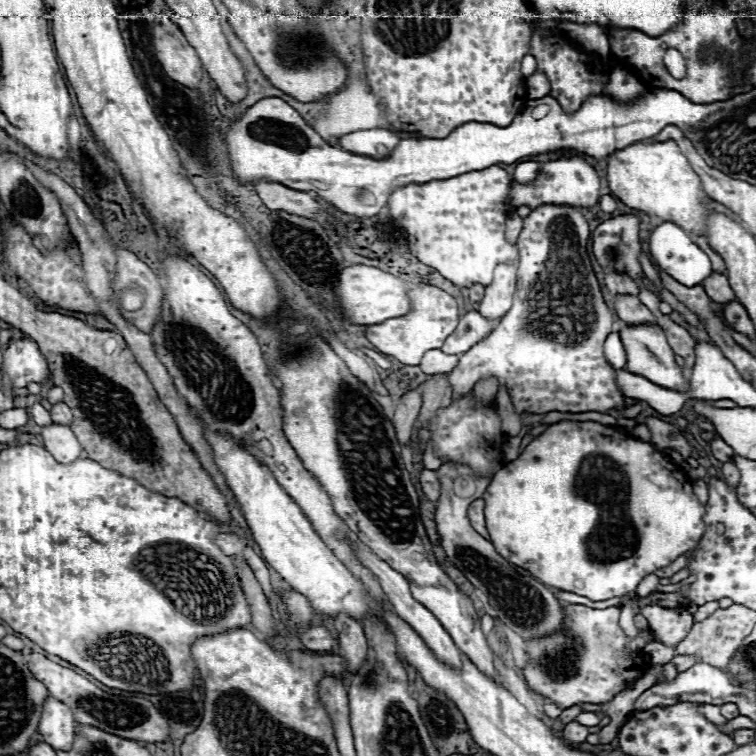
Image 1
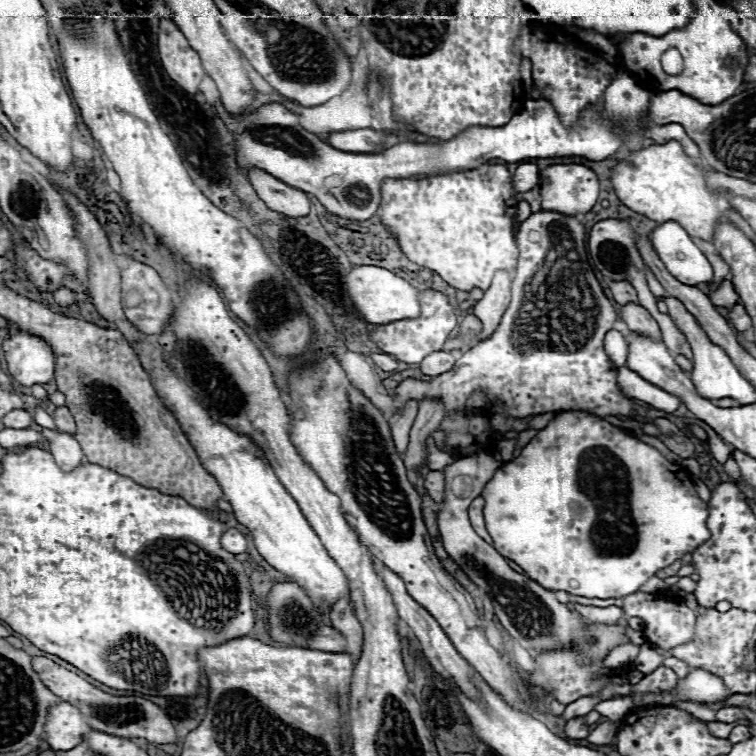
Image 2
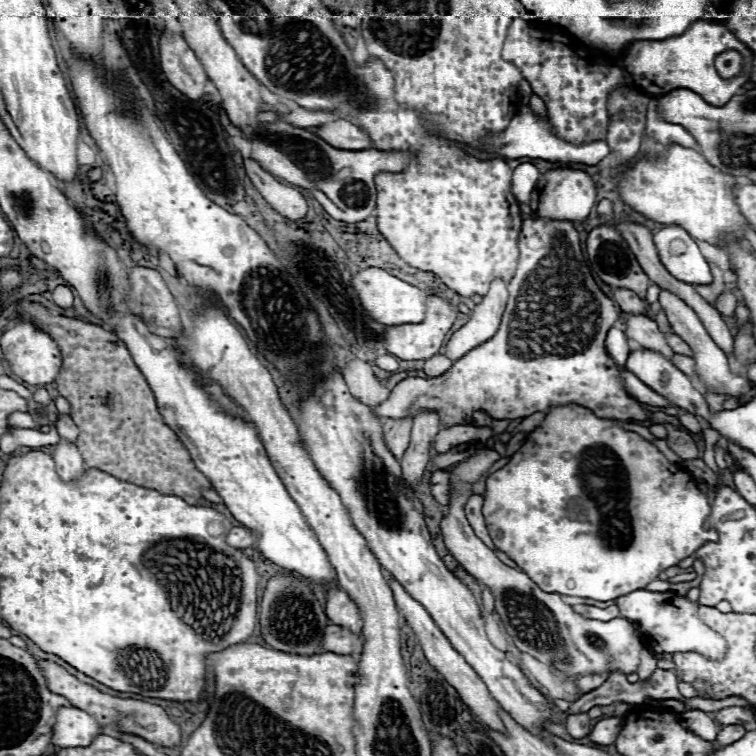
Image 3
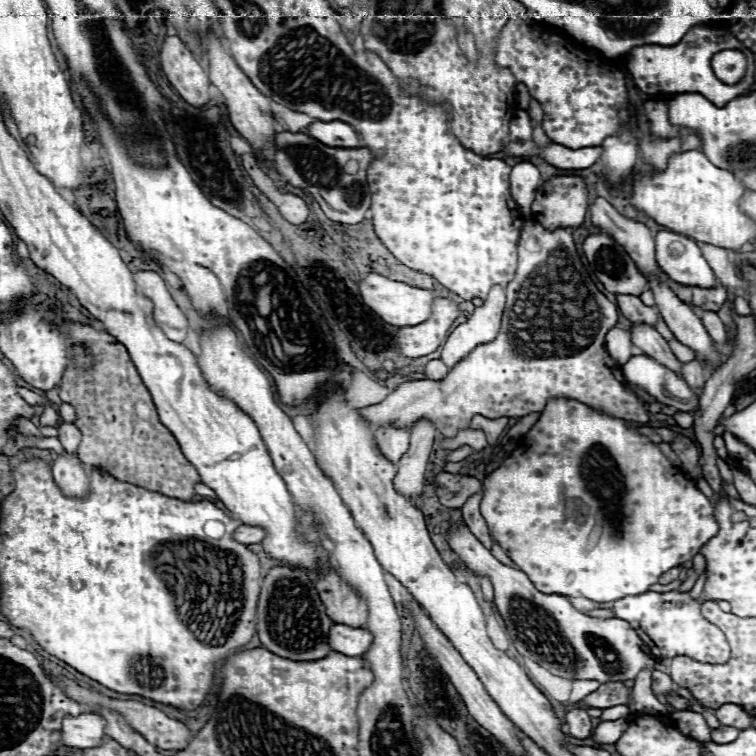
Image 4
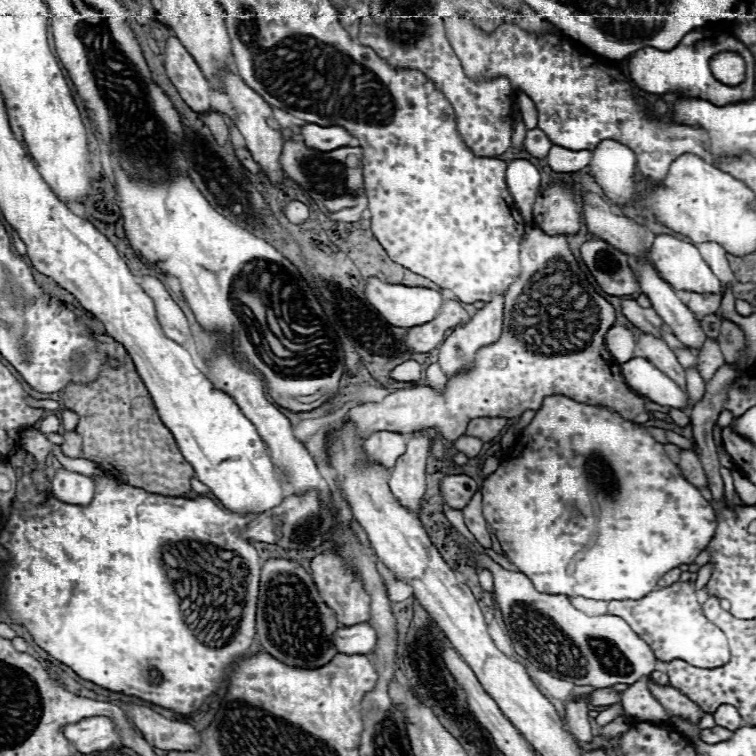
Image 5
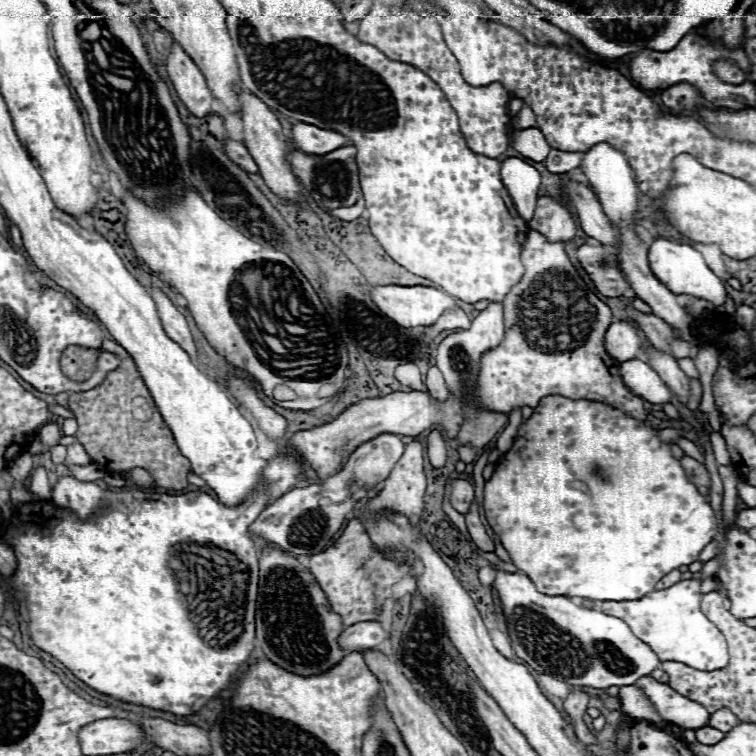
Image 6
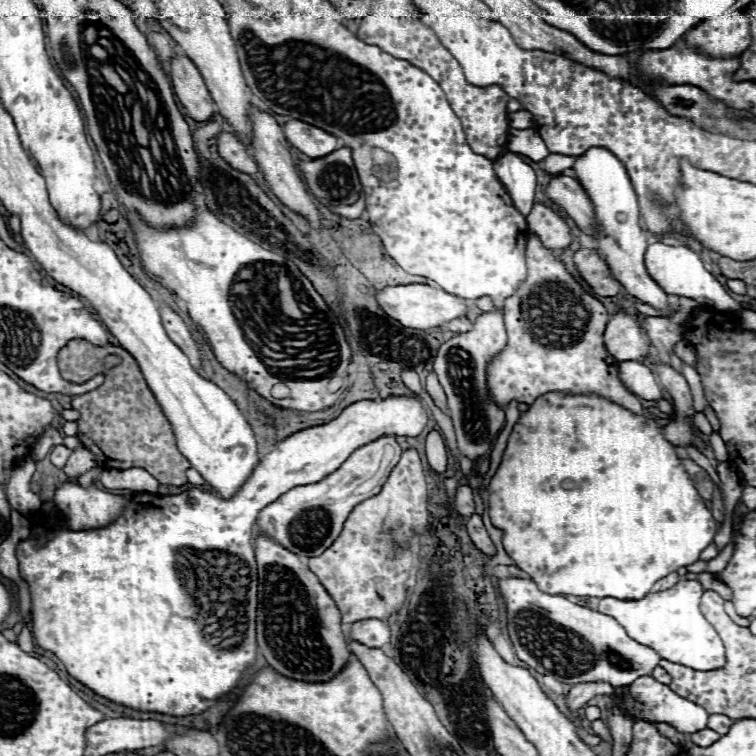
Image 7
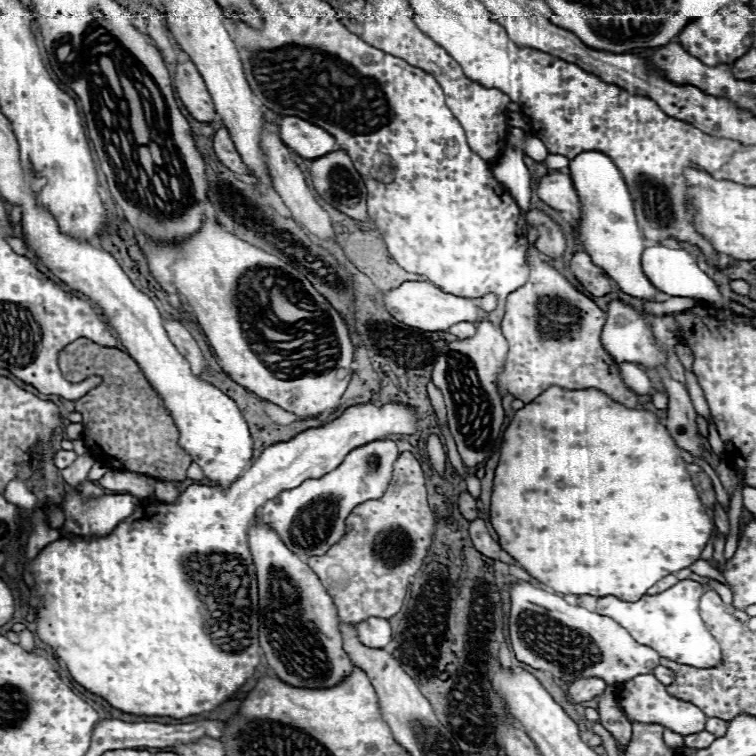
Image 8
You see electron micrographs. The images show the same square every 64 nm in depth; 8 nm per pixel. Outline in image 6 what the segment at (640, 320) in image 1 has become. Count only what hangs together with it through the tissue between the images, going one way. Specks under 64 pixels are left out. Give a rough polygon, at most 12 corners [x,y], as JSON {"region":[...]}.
{"region":[[652,344],[644,348],[648,364],[688,402],[688,376],[676,358]]}

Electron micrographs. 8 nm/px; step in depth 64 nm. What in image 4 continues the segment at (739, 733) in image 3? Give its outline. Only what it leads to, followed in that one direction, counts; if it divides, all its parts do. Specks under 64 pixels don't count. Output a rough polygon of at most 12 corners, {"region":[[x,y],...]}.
{"region":[[720,726],[712,730],[712,742],[728,744],[738,738],[740,728]]}

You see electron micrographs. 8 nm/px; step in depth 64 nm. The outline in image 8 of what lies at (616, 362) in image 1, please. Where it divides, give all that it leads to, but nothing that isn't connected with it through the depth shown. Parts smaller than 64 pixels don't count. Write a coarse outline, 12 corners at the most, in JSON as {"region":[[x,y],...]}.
{"region":[[610,302],[602,346],[618,364],[666,360],[646,318]]}

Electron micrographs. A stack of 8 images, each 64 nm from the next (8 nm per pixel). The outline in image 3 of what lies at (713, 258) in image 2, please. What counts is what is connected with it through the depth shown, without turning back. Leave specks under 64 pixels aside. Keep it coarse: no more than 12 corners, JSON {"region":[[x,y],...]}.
{"region":[[710,264],[714,282],[702,286],[704,300],[716,300],[726,290],[724,270]]}

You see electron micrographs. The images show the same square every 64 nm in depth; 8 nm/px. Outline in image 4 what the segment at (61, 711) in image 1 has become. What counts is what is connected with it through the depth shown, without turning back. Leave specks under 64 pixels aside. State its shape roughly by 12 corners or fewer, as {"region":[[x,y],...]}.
{"region":[[98,714],[64,716],[62,744],[94,748],[104,738]]}

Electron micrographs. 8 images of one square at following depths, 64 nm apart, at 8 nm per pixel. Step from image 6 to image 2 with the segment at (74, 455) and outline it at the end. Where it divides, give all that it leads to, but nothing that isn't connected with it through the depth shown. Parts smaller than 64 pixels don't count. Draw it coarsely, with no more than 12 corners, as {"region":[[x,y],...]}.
{"region":[[66,406],[56,408],[54,422],[62,432],[74,434],[74,418]]}

